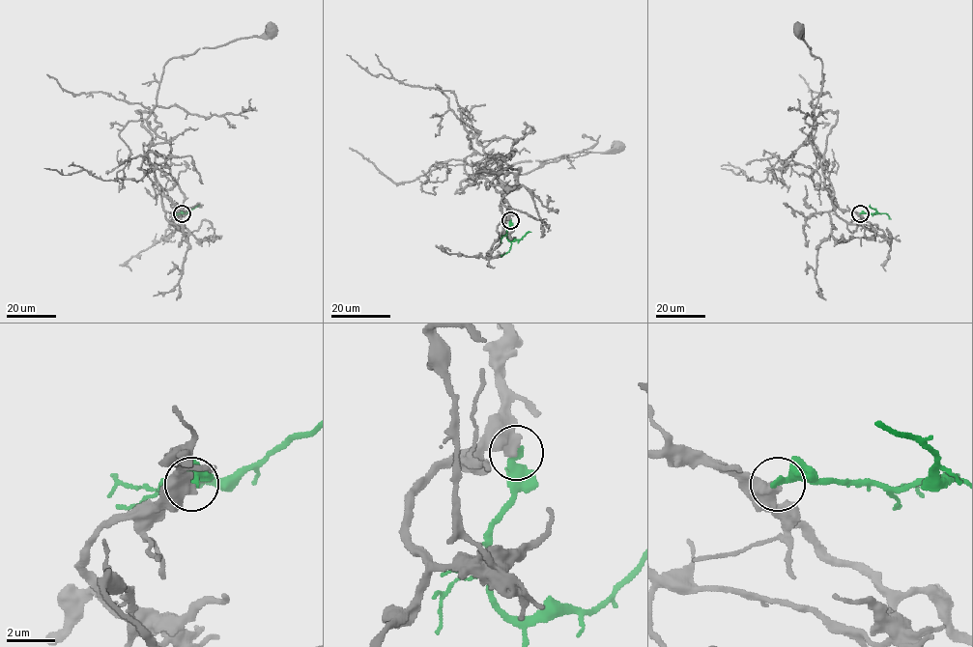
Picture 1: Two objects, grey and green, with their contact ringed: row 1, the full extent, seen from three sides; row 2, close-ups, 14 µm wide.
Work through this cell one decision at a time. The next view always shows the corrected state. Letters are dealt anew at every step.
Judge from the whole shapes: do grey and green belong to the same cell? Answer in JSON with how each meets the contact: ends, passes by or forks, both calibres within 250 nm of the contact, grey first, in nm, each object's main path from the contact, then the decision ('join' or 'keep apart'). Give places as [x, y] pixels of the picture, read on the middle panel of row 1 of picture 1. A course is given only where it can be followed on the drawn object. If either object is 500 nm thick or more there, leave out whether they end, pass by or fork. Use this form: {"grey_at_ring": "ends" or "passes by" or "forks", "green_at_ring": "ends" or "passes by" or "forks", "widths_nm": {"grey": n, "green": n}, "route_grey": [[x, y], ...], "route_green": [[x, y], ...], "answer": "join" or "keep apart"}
{"widths_nm": {"grey": 550, "green": 360}, "route_grey": [[509, 220], [501, 193], [466, 173], [469, 155], [490, 155], [469, 164], [494, 175], [616, 145]], "route_green": [[510, 220], [506, 233], [509, 240], [519, 239], [531, 232]], "answer": "keep apart"}

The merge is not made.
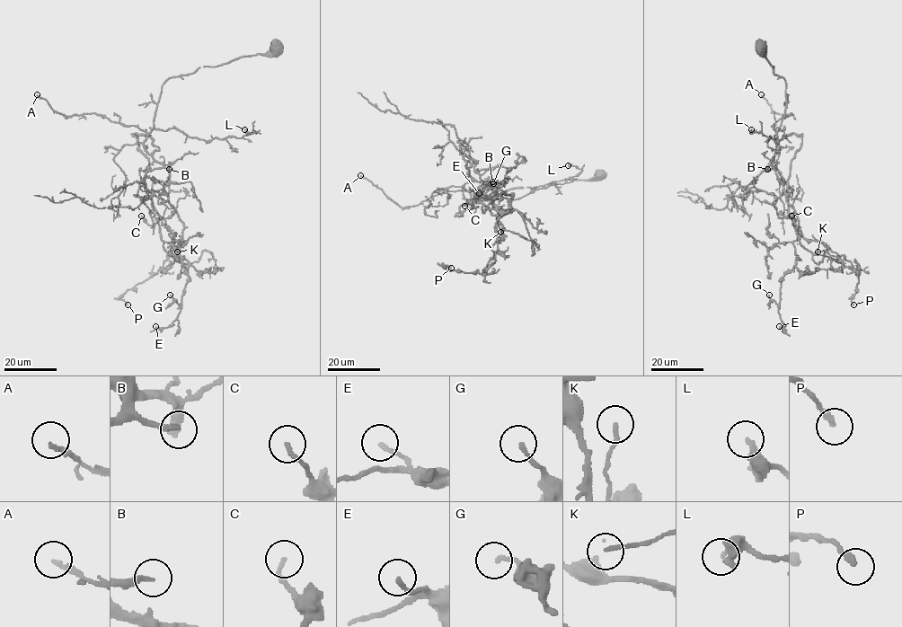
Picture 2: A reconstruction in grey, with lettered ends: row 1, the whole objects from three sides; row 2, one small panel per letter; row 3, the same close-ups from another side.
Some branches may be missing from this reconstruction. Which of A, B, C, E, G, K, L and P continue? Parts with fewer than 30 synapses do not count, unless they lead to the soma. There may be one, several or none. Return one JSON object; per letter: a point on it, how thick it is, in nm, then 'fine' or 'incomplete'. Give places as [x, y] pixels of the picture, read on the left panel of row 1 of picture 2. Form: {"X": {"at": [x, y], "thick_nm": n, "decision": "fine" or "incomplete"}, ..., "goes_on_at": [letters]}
{"A": {"at": [37, 94], "thick_nm": 160, "decision": "incomplete"}, "B": {"at": [169, 169], "thick_nm": 200, "decision": "incomplete"}, "C": {"at": [141, 216], "thick_nm": 140, "decision": "fine"}, "E": {"at": [155, 326], "thick_nm": 170, "decision": "fine"}, "G": {"at": [170, 295], "thick_nm": 160, "decision": "fine"}, "K": {"at": [177, 251], "thick_nm": 150, "decision": "fine"}, "L": {"at": [244, 129], "thick_nm": 200, "decision": "fine"}, "P": {"at": [128, 304], "thick_nm": 220, "decision": "fine"}, "goes_on_at": ["A", "B"]}

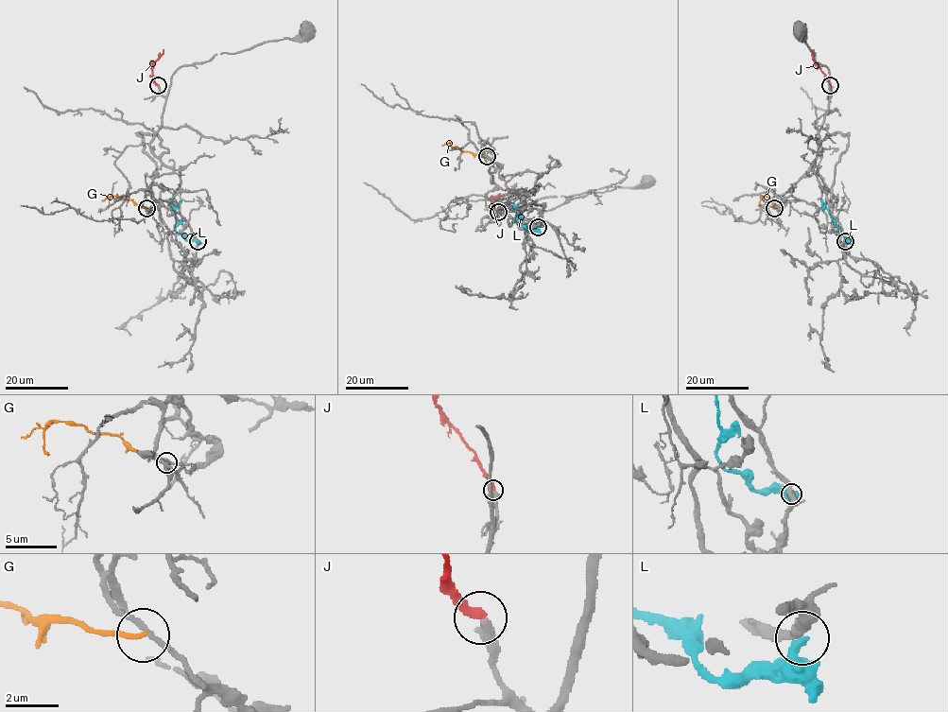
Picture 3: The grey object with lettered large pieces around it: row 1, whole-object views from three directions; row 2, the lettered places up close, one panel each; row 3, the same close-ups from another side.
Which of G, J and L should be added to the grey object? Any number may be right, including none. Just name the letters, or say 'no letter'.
J

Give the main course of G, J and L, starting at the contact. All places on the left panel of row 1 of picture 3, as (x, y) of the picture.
G: (146, 208), (116, 195), (102, 200)
J: (158, 85), (150, 64), (163, 49)
L: (198, 241), (188, 240), (176, 231), (175, 210), (170, 199)

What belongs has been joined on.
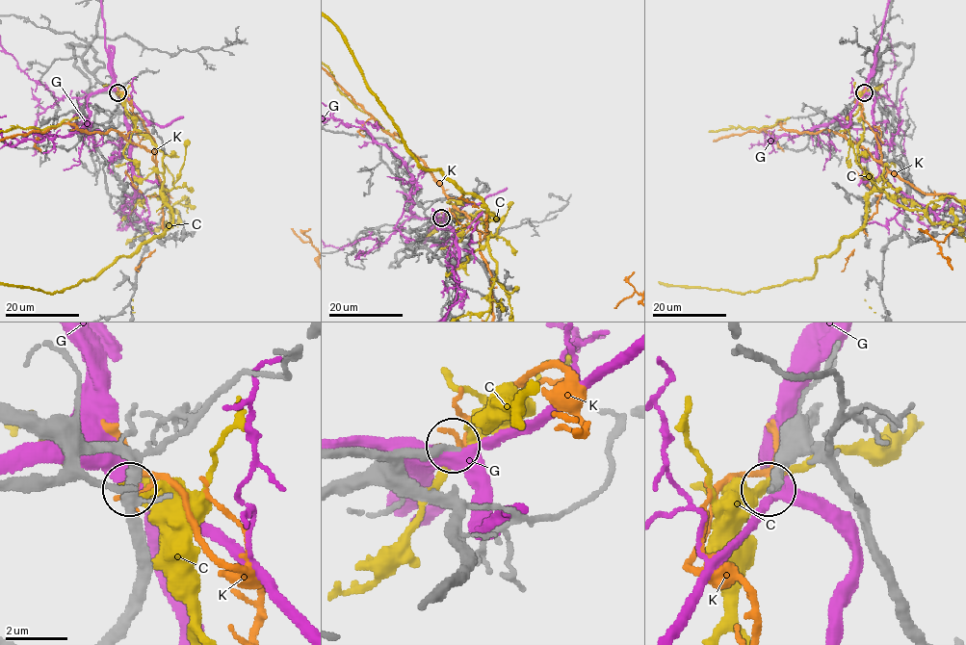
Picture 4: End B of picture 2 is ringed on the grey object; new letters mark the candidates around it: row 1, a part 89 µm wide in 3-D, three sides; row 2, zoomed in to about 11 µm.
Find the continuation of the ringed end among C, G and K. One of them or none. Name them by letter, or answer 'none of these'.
none of these

